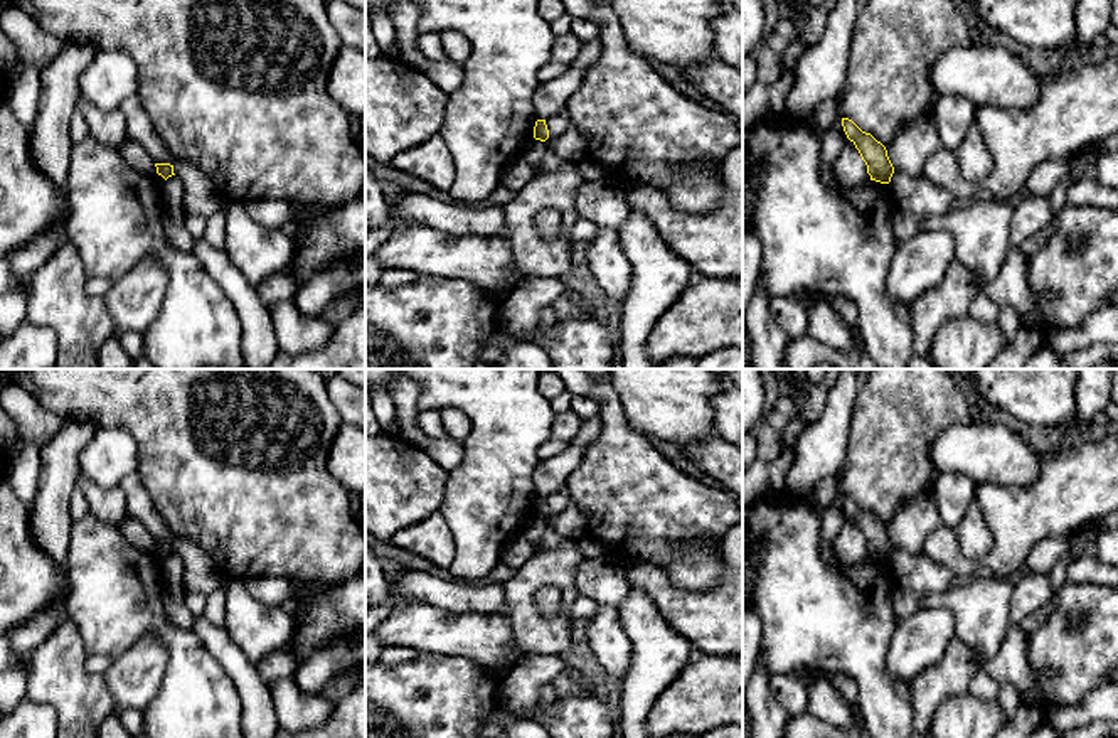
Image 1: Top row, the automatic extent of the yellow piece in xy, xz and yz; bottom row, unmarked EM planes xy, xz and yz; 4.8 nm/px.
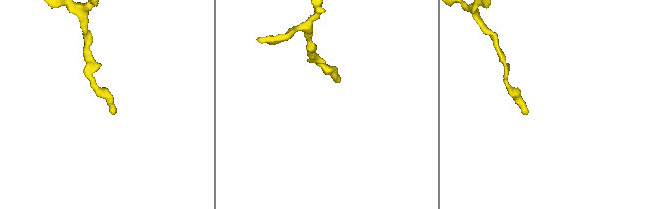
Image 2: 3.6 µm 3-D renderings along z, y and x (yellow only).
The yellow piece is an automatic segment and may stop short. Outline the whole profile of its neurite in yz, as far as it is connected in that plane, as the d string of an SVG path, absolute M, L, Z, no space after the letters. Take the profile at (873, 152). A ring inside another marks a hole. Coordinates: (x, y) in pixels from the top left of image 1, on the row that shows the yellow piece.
M842 118L842 126L847 138L855 145L862 160L865 162L870 180L889 184L894 174L894 167L887 157L886 147L870 133L862 131L849 118Z

